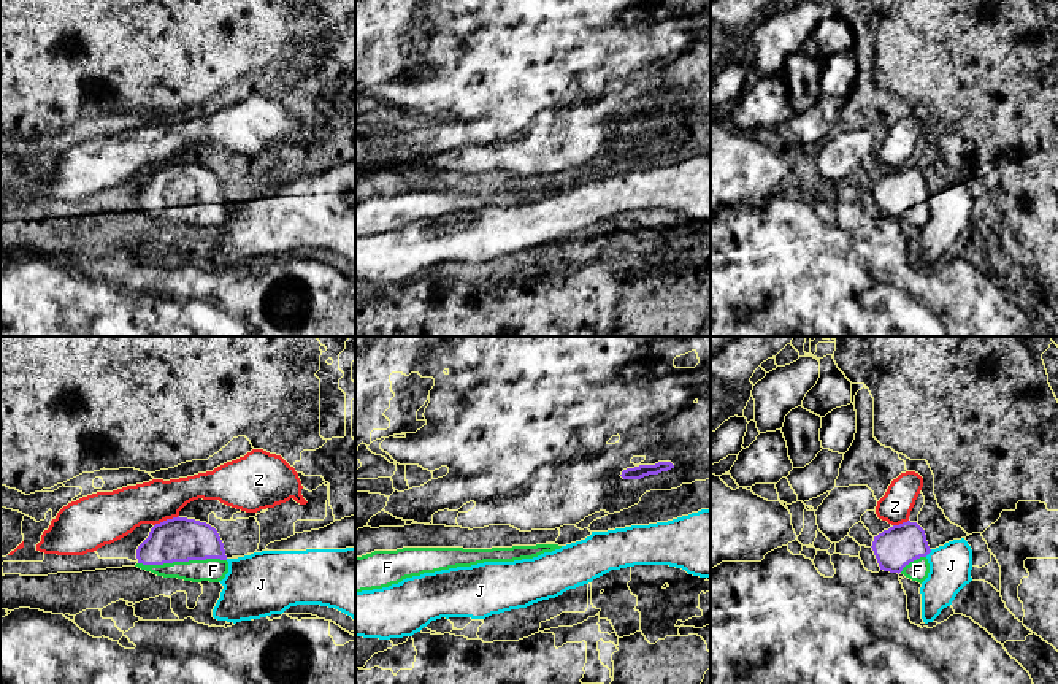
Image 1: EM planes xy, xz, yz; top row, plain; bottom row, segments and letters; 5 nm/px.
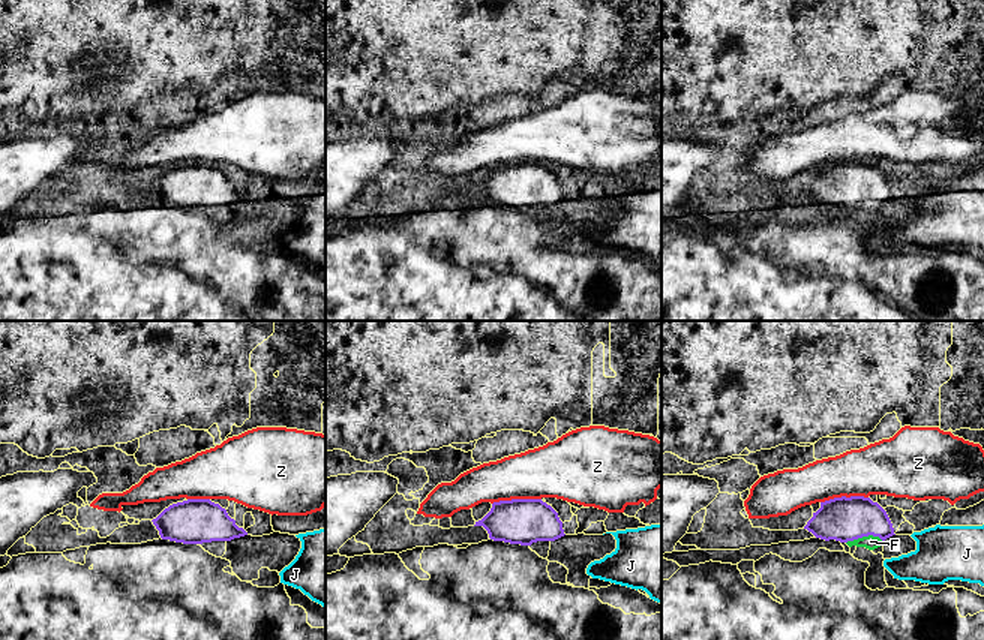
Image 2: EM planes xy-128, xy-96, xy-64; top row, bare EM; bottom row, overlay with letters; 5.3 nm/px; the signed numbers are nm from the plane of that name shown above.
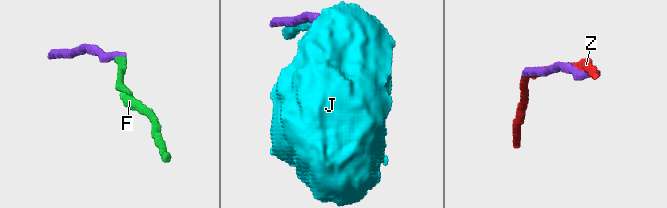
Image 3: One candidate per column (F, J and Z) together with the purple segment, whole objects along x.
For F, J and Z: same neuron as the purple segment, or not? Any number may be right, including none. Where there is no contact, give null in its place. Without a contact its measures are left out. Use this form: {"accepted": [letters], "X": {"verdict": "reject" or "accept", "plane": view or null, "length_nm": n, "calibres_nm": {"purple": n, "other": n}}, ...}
{"accepted": ["F"], "F": {"verdict": "accept", "plane": "xy", "length_nm": 440, "calibres_nm": {"purple": 220, "other": 120}}, "J": {"verdict": "reject", "plane": "yz", "length_nm": 50, "calibres_nm": {"purple": 200, "other": 220}}, "Z": {"verdict": "reject", "plane": "xy", "length_nm": 140, "calibres_nm": {"purple": 220, "other": 220}}}

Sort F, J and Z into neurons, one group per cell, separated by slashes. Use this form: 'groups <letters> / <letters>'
groups F / J / Z

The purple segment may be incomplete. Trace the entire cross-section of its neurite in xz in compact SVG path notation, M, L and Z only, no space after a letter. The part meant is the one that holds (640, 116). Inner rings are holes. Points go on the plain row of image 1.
M658 106L655 110L639 110L634 113L627 113L622 116L620 121L623 124L641 124L649 119L658 119L661 116L668 116L671 113L674 113L674 110L671 106Z

